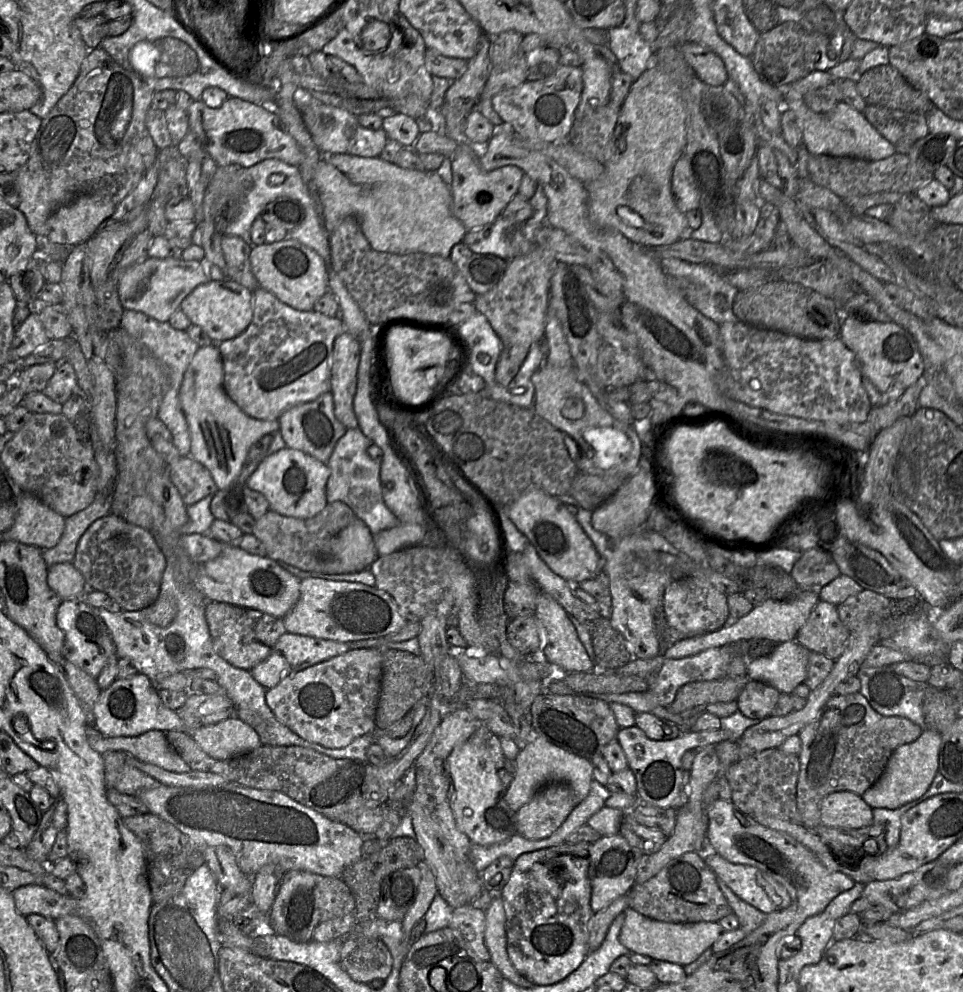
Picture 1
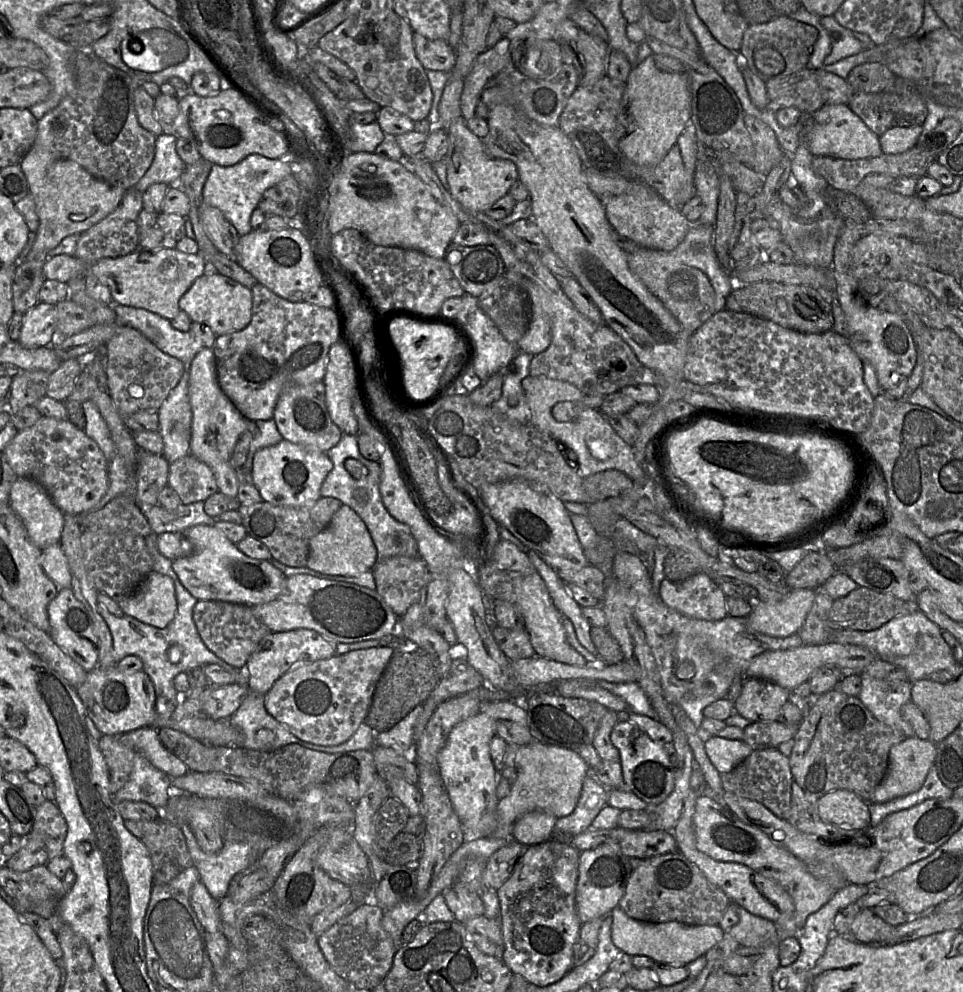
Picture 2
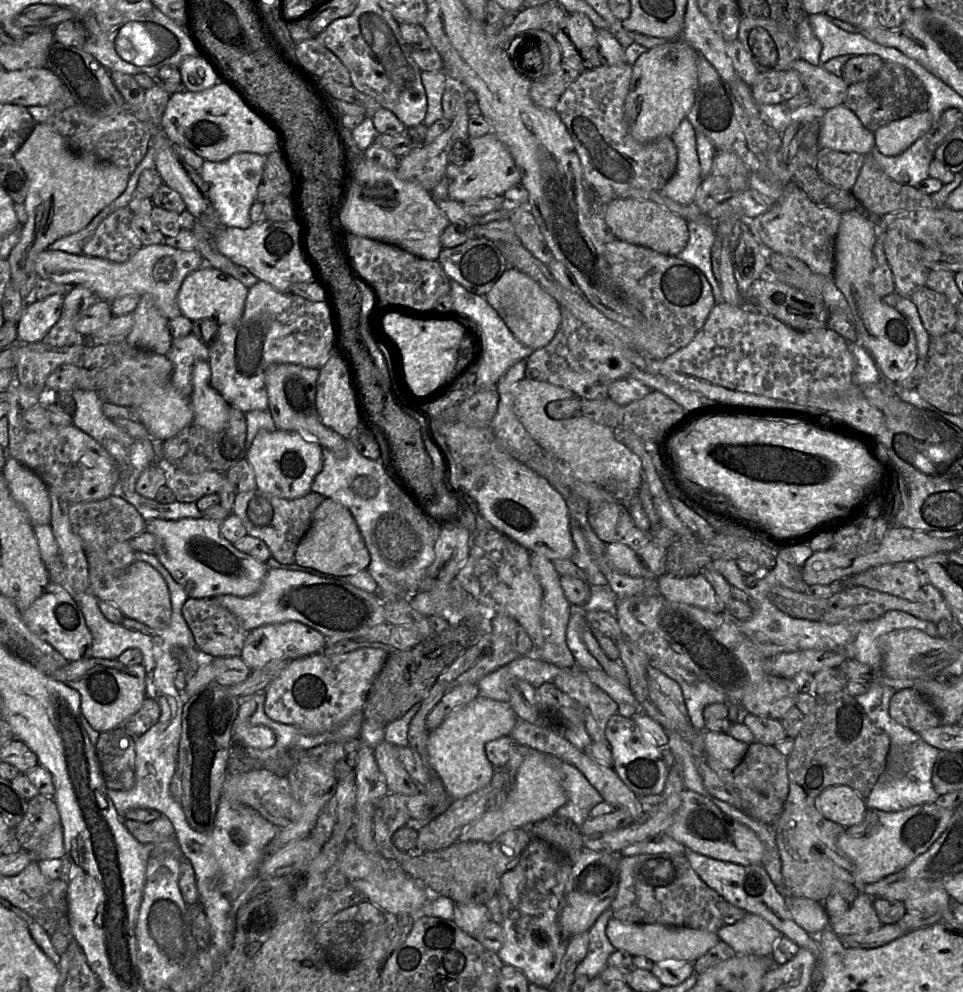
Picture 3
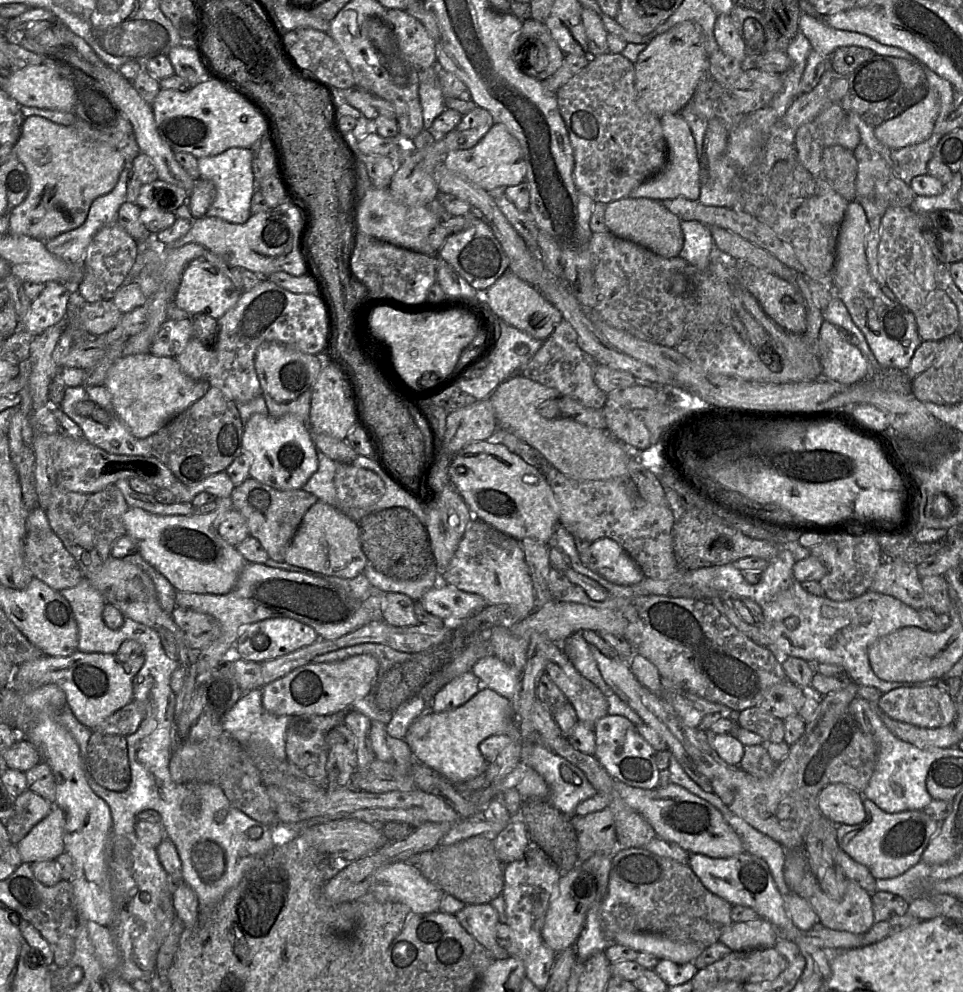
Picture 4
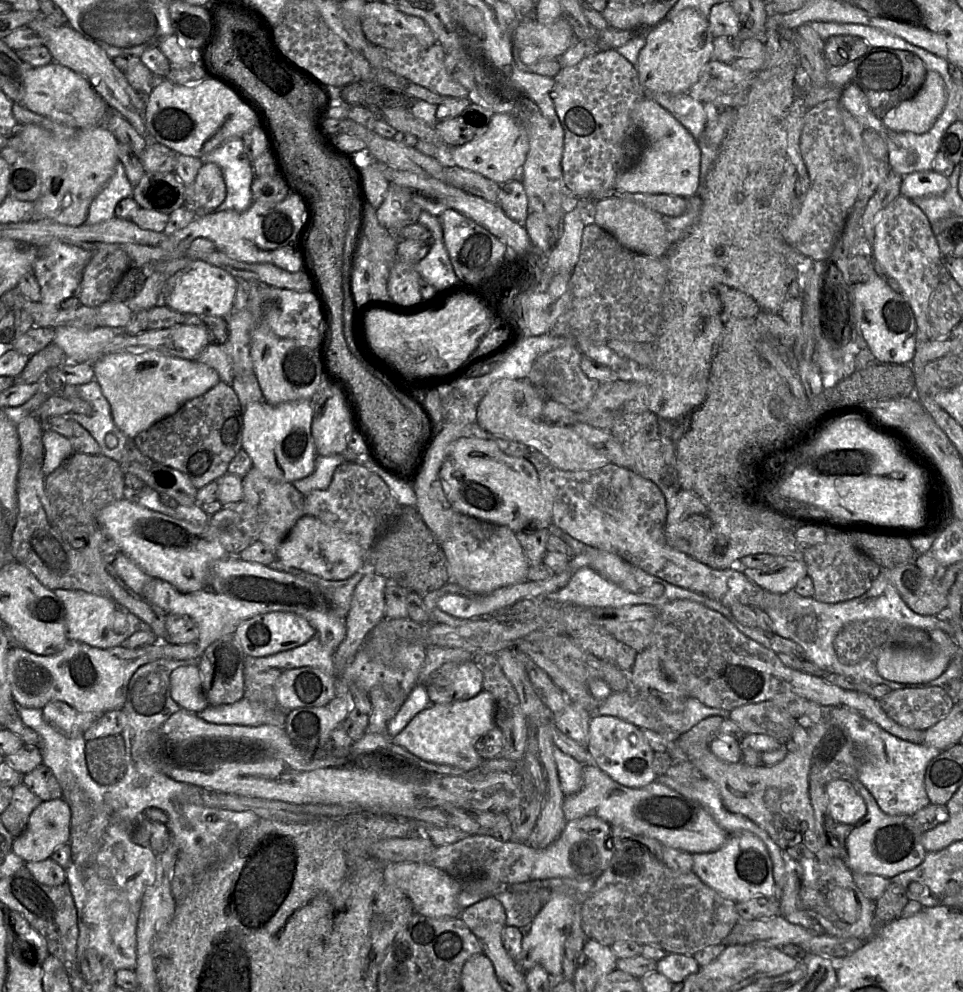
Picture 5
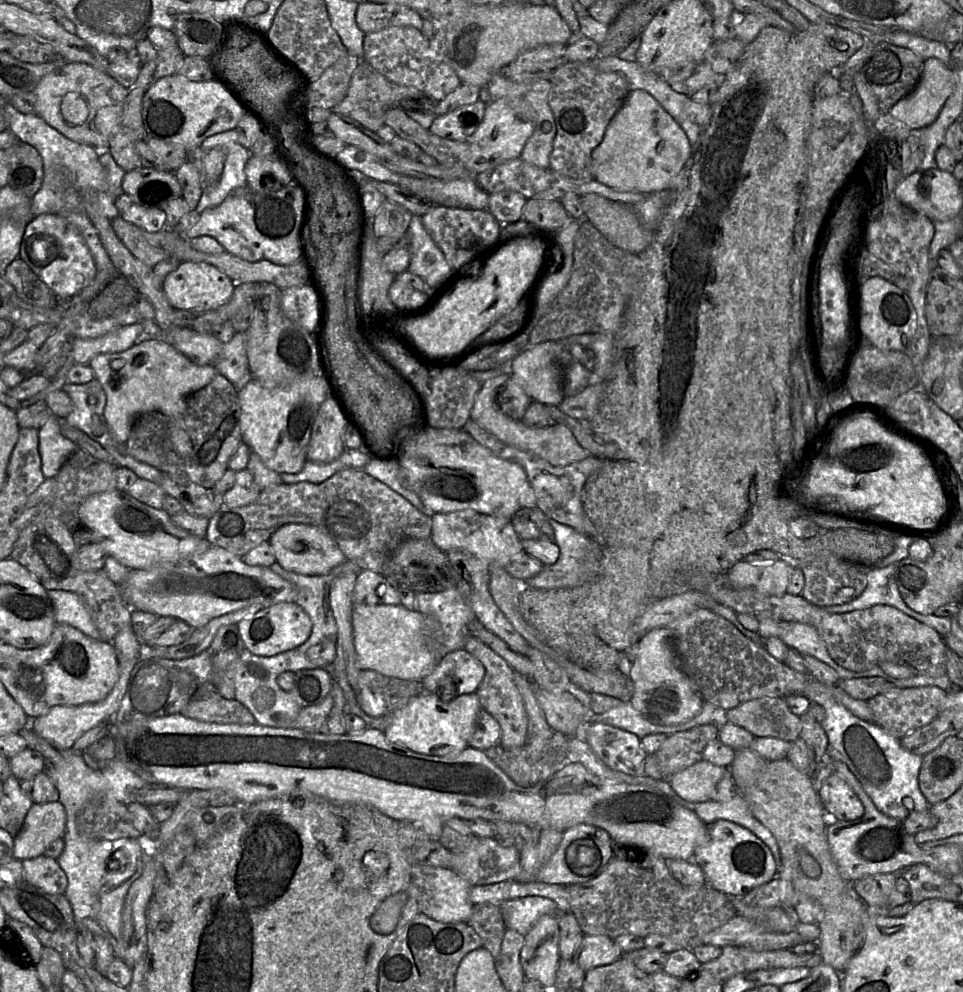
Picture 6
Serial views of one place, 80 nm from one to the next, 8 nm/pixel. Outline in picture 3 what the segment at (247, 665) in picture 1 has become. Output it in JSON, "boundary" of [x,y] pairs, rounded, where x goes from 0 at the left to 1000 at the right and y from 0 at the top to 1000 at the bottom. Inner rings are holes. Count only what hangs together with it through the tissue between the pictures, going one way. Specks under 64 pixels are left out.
{"boundary":[[[195,602],[189,612],[189,620],[208,657],[221,662],[249,662],[258,636],[238,615],[223,608],[221,604]]]}

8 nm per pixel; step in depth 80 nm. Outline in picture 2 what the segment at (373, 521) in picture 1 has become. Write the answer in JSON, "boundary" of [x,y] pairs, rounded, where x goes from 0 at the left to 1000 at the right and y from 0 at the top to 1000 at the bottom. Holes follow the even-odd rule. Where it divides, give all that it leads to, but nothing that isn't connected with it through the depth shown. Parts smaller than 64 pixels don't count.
{"boundary":[[[356,438],[355,442],[339,458],[346,467],[346,473],[334,487],[333,500],[352,503],[367,513],[377,524],[391,553],[393,565],[408,560],[434,560],[434,549],[424,529],[410,523],[401,513],[395,497],[396,469],[376,460],[372,452],[372,439]],[[370,463],[379,469],[382,477],[369,483],[358,472],[358,465]]]}

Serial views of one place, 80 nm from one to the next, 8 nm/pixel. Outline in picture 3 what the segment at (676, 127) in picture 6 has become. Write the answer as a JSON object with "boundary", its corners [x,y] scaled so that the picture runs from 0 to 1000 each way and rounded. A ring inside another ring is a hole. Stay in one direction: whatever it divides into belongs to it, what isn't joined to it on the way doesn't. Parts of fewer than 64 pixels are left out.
{"boundary":[[[711,119],[697,136],[704,151],[703,170],[685,192],[688,197],[708,207],[720,206],[730,182],[722,135],[721,128]]]}

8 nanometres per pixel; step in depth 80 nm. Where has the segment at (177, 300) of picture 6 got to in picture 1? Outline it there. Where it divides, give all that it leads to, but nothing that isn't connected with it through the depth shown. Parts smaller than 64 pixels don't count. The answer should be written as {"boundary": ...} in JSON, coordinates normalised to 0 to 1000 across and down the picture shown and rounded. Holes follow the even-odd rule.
{"boundary":[[[240,281],[218,282],[206,287],[188,305],[198,326],[208,329],[221,343],[231,345],[252,336],[263,321],[264,294]]]}

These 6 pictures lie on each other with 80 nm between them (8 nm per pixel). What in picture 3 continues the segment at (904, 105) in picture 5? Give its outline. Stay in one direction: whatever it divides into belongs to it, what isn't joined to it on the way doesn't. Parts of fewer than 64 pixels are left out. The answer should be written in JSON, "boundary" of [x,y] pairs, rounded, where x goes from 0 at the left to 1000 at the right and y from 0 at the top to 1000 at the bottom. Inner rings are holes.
{"boundary":[[[965,111],[924,123],[908,134],[910,150],[919,157],[935,156],[966,129]]]}

